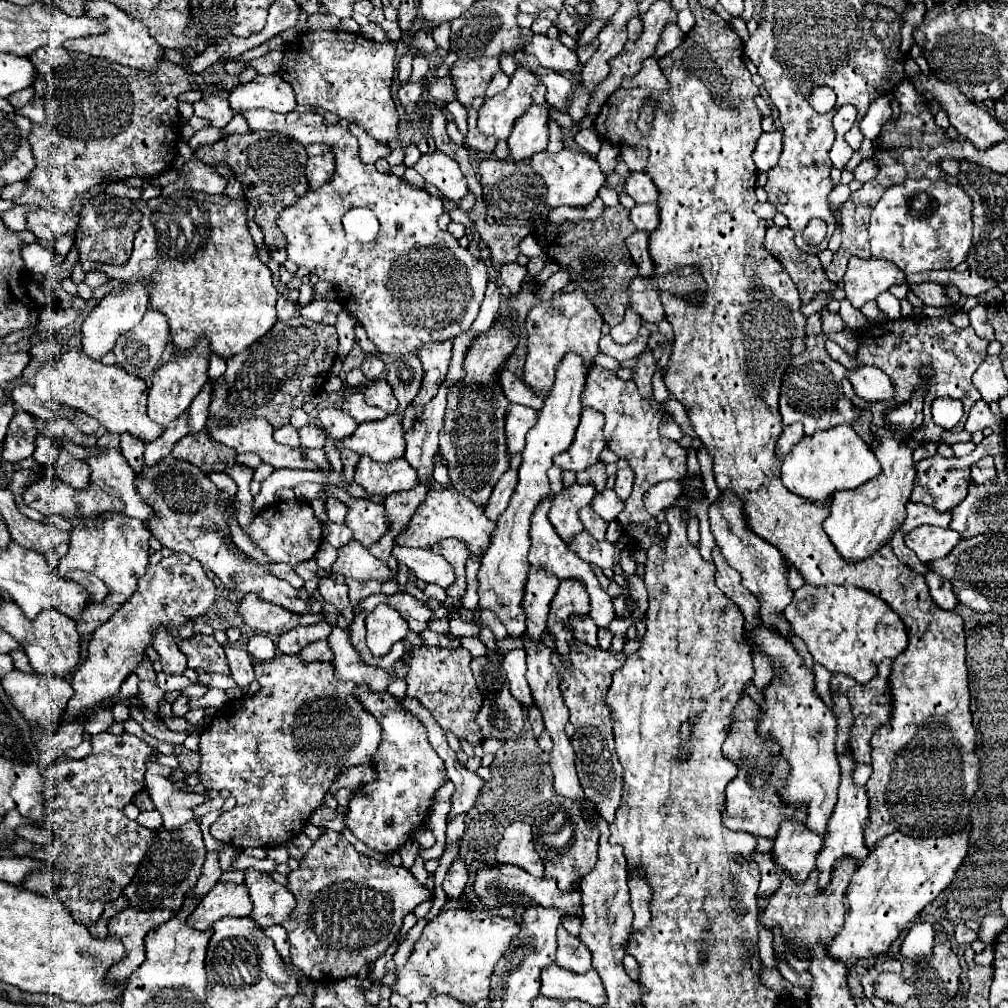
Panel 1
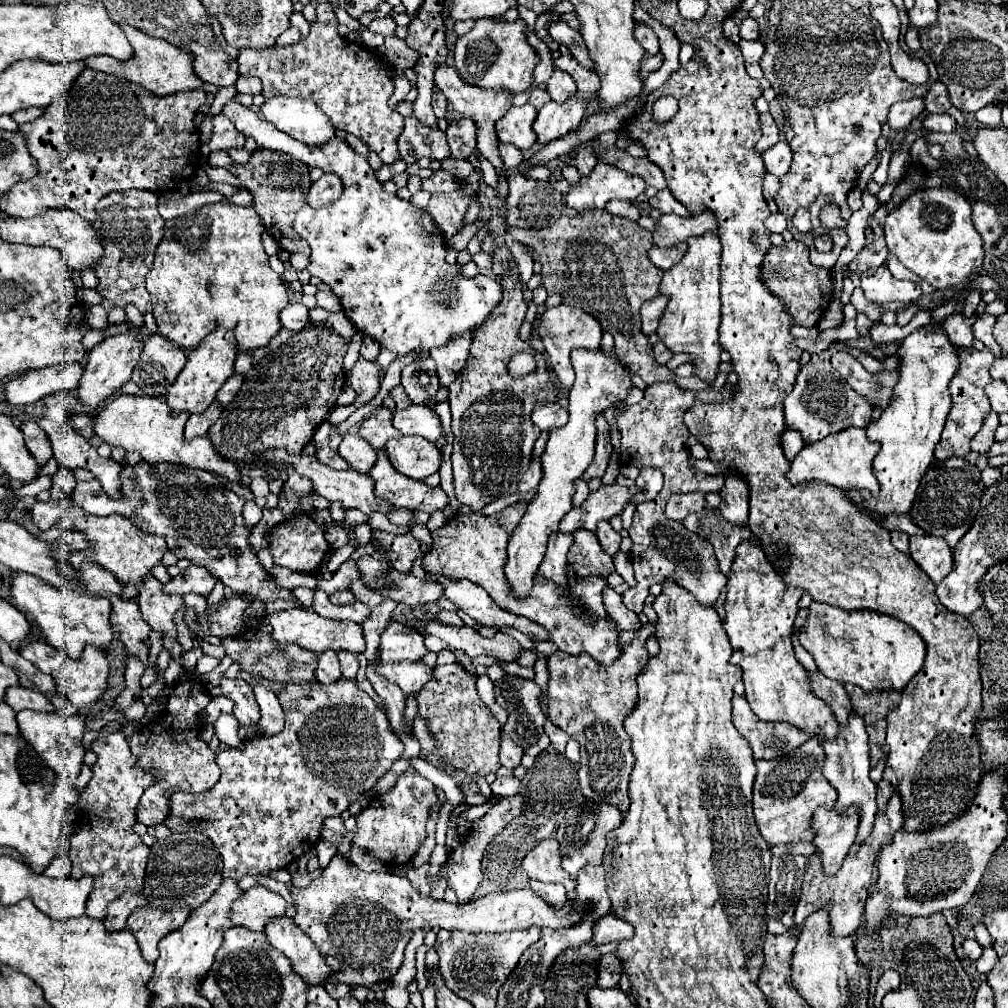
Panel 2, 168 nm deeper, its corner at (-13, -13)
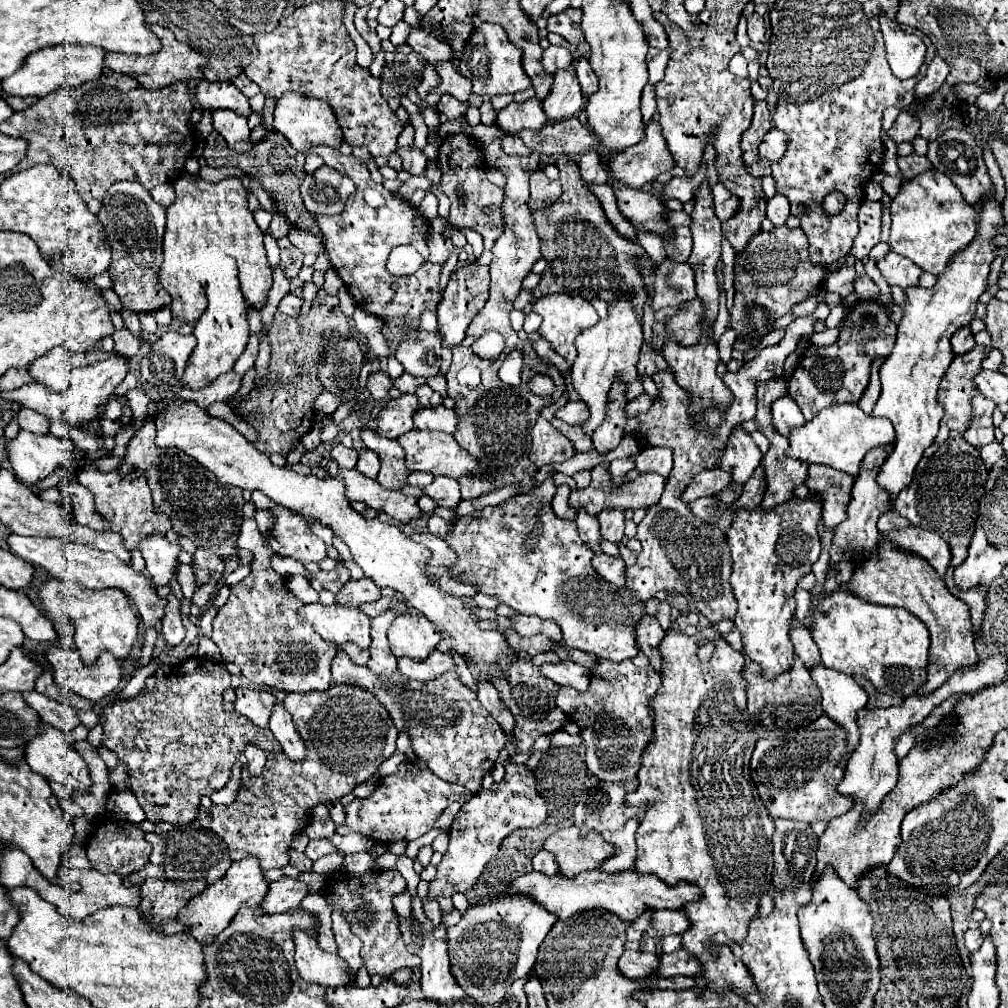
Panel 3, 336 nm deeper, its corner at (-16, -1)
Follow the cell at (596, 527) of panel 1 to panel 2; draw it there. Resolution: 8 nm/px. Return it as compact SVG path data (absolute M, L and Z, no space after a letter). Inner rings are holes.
M601 521L597 523L597 531L595 531L601 547L609 553L609 555L615 555L617 549L619 549L619 543L621 543L621 535L609 525L609 521Z

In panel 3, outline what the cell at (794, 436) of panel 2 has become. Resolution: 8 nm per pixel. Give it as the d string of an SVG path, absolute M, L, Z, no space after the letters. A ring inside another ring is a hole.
M788 395L780 397L780 399L776 399L772 403L772 415L774 415L774 427L784 437L788 437L794 427L804 425L802 413L800 413L796 401L792 397L788 397Z

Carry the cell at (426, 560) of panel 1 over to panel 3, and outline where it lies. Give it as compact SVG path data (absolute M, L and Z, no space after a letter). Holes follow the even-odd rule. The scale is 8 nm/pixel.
M516 615L512 617L512 623L514 623L514 631L518 631L522 637L532 637L536 633L544 633L548 635L550 639L554 639L556 643L562 643L562 635L560 635L560 627L552 621L546 621L546 619L540 619L540 617L526 617L526 615Z

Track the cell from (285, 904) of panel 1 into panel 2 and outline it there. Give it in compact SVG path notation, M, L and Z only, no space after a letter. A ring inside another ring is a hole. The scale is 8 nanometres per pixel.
M283 915L265 925L265 935L269 943L279 949L293 965L293 971L299 973L307 983L323 985L331 967L325 963L325 957L319 953L315 943L295 925L293 919Z

